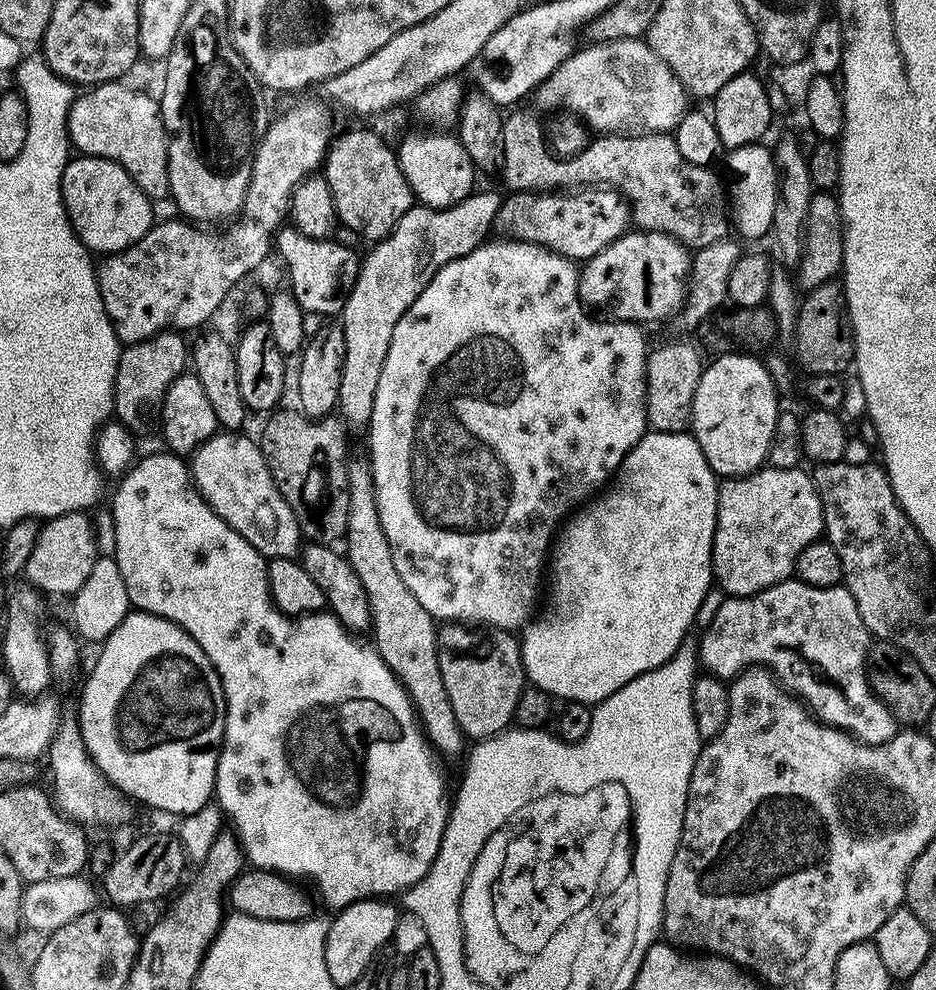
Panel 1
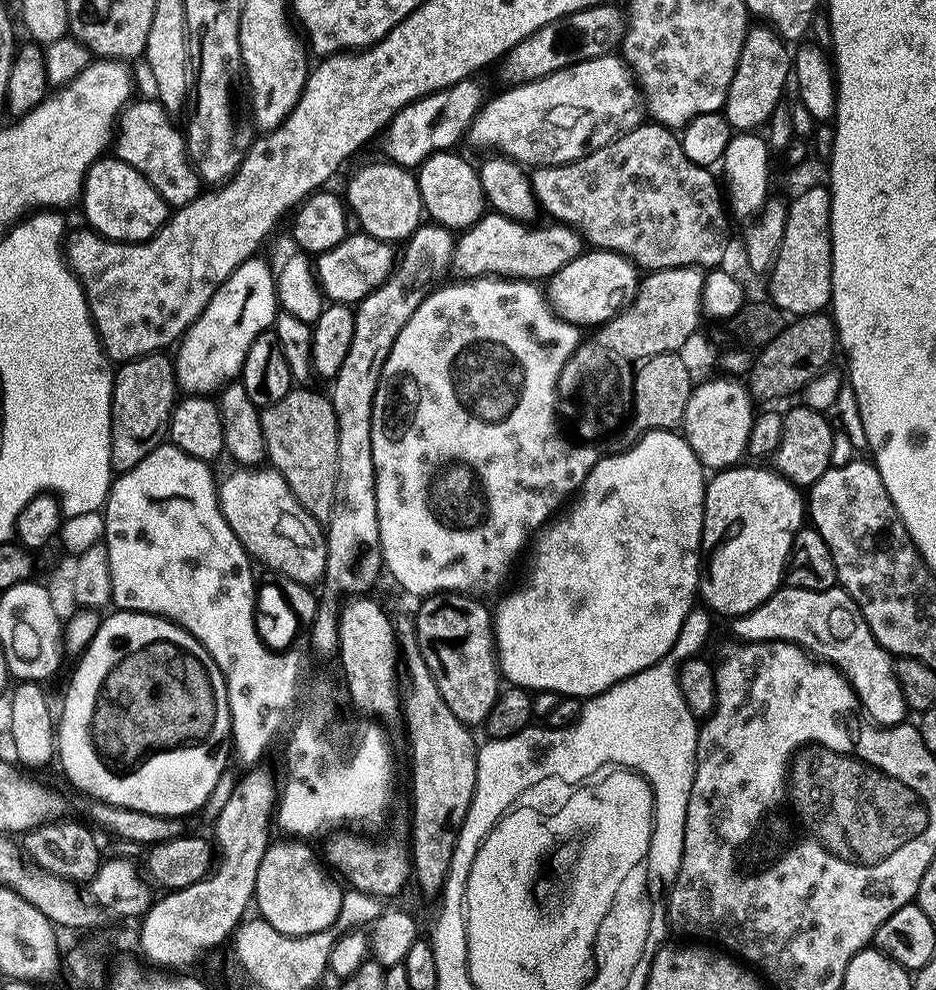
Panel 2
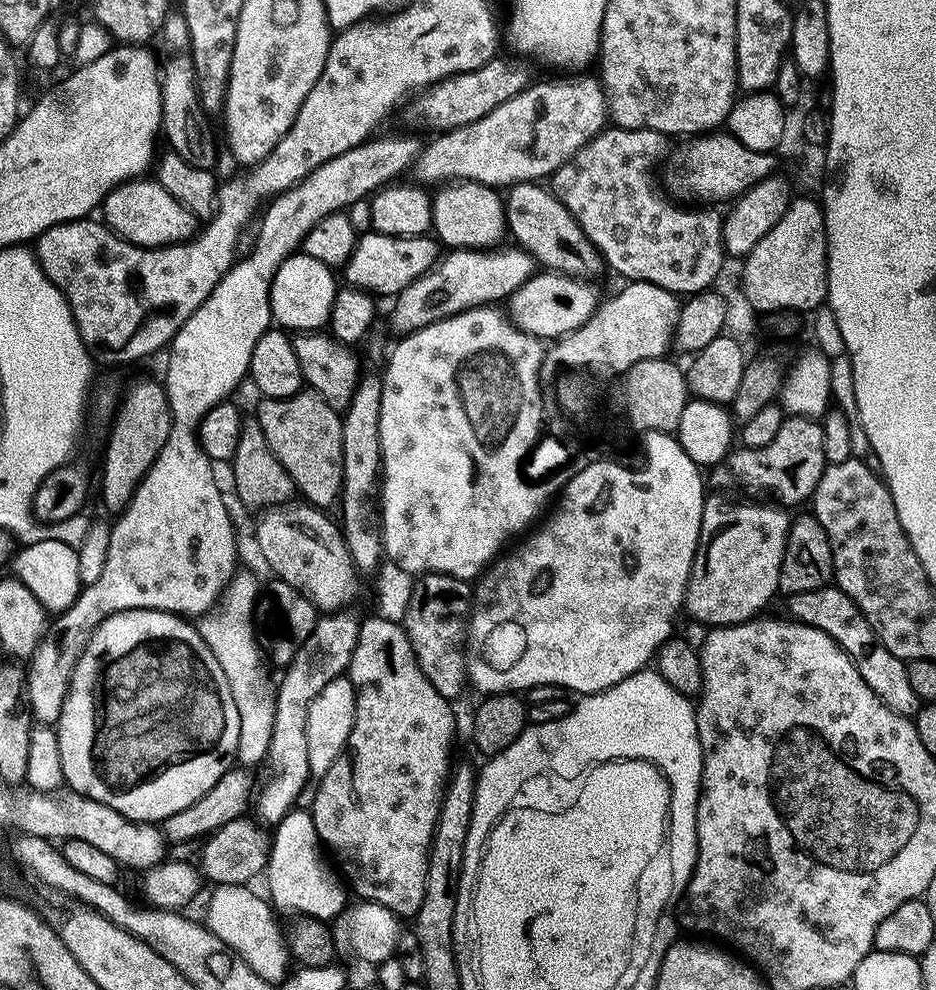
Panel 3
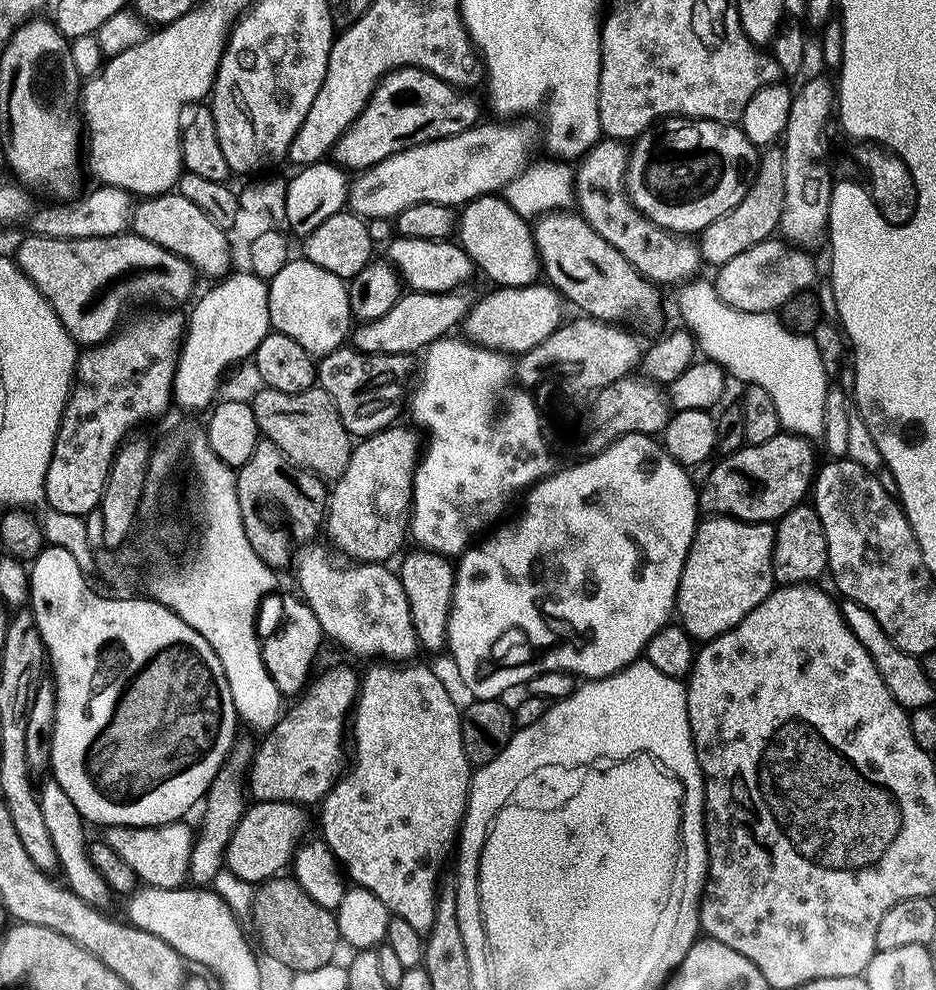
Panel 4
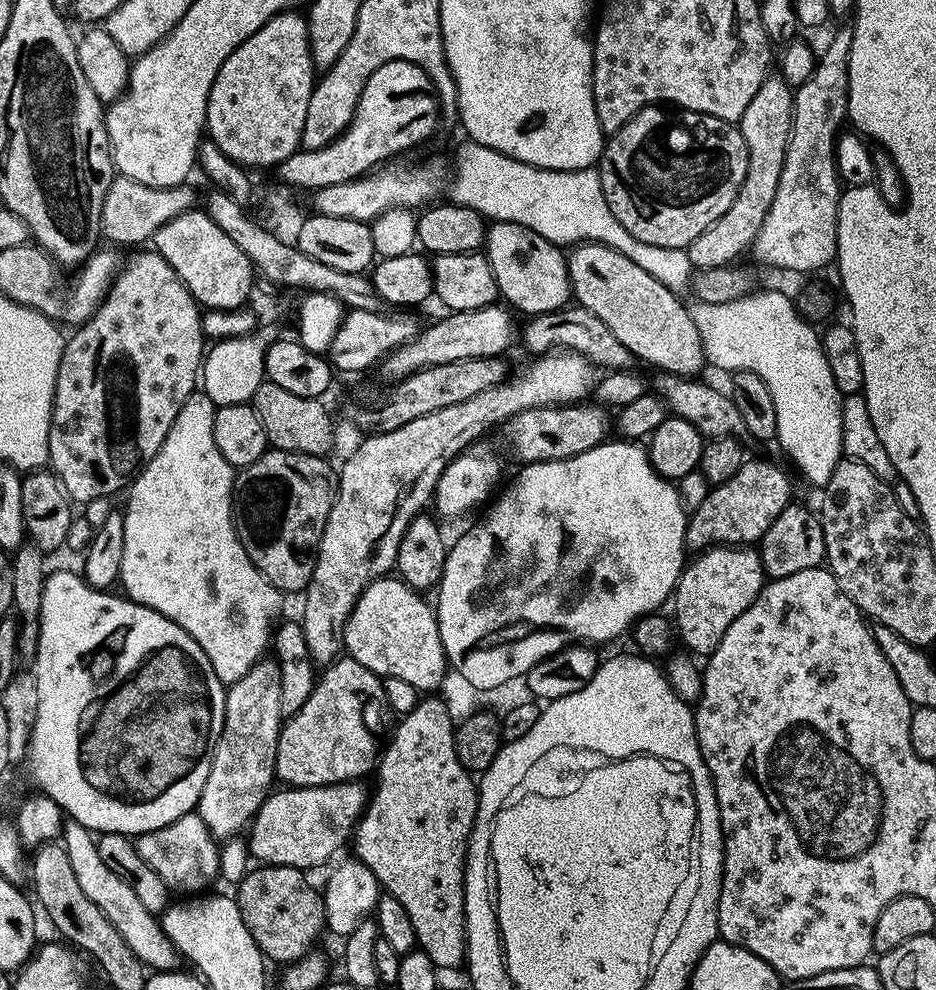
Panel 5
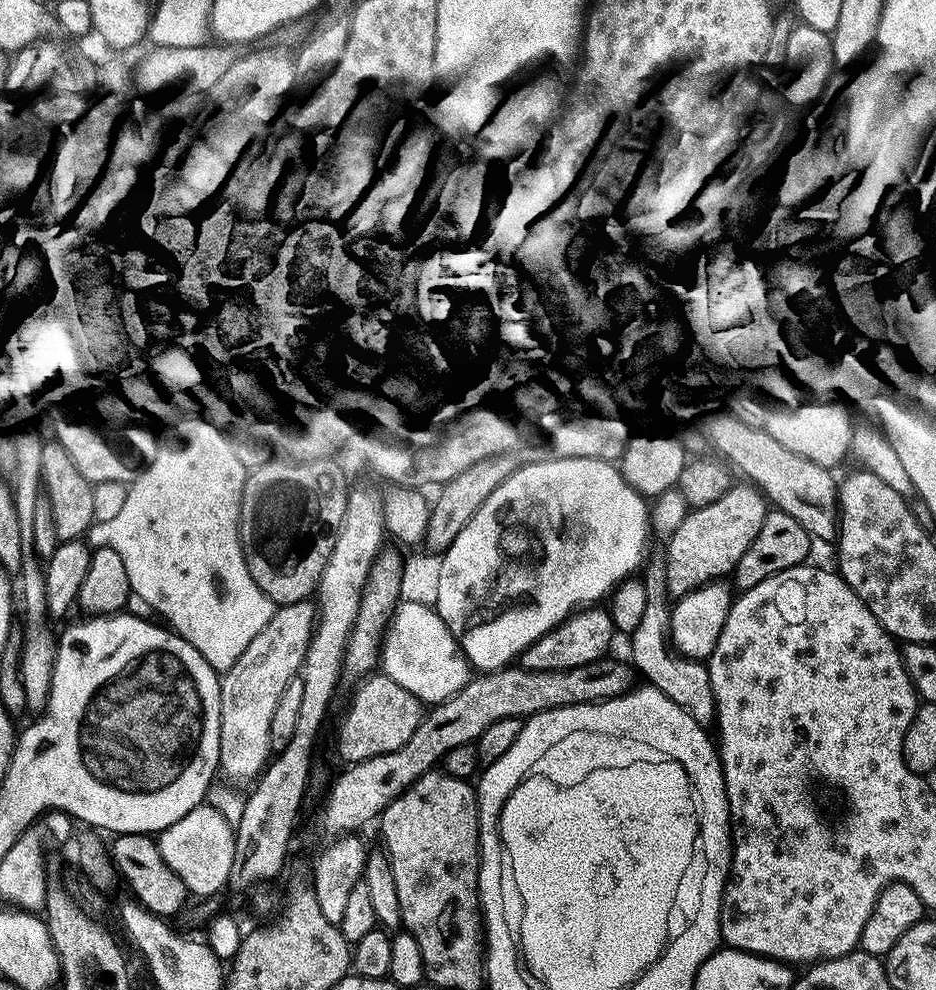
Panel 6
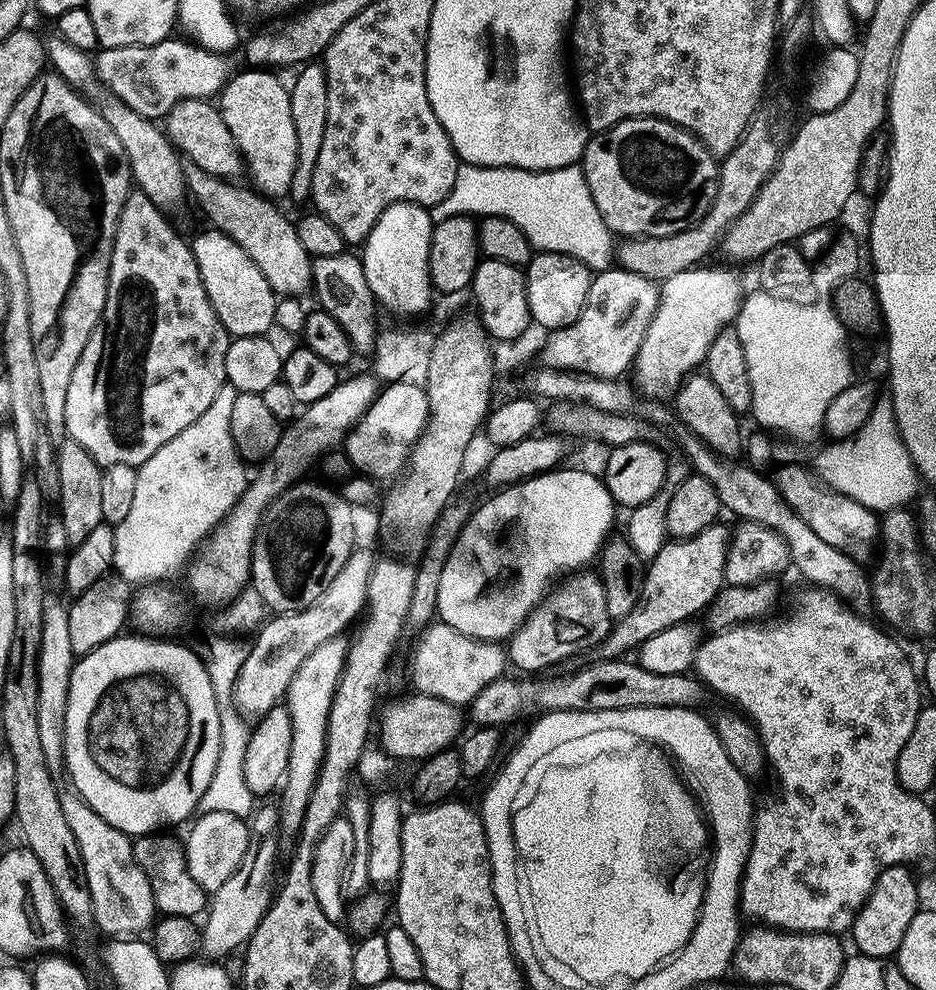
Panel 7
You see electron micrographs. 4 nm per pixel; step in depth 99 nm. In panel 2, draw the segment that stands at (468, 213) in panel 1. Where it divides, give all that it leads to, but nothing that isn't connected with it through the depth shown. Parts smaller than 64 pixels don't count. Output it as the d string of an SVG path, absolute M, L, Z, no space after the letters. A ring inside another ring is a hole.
M425 222L411 240L403 245L392 276L378 290L355 305L354 342L346 353L342 370L331 381L330 399L334 418L338 418L338 478L334 494L334 510L326 522L328 563L324 580L336 592L368 594L376 579L382 576L380 527L378 526L378 494L374 470L372 415L374 394L386 366L386 358L394 346L394 338L402 334L402 326L416 315L421 302L428 299L434 286L445 279L452 262L454 236L435 222Z

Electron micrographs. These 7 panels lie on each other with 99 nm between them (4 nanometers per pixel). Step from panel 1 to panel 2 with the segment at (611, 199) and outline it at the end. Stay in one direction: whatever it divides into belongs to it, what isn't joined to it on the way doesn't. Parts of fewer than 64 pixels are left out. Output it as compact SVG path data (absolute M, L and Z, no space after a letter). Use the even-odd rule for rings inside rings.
M495 210L485 211L477 224L473 224L472 227L463 229L459 233L452 250L451 271L453 273L456 271L460 275L457 277L460 278L503 276L513 280L547 281L558 270L562 270L562 266L566 266L566 262L574 262L574 258L578 258L580 253L585 251L586 244L575 227L559 222L540 223L515 220L509 216L503 216Z

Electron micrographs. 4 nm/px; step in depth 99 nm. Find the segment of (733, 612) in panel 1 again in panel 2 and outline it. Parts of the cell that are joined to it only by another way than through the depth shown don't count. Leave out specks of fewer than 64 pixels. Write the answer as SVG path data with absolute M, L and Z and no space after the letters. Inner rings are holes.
M781 588L762 606L731 621L735 639L753 644L767 640L785 640L798 645L815 659L833 666L848 679L860 699L863 715L881 728L893 728L909 719L910 709L902 694L902 686L896 677L896 665L892 653L874 638L866 618L862 618L860 607L843 588L826 590L802 590Z

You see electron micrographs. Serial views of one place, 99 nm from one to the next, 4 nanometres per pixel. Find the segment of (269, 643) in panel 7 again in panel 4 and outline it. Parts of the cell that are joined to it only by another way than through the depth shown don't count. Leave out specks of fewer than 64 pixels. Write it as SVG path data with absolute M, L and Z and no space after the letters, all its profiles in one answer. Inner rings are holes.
M243 742L237 743L228 759L224 761L224 767L221 768L220 773L212 780L208 794L202 801L204 825L201 826L200 832L198 828L195 833L192 845L192 861L188 863L187 879L193 885L211 885L215 875L222 869L224 851L230 842L230 834L234 834L234 826L238 826L246 807L245 776L249 770L249 764L252 762L253 753L251 747L248 749Z

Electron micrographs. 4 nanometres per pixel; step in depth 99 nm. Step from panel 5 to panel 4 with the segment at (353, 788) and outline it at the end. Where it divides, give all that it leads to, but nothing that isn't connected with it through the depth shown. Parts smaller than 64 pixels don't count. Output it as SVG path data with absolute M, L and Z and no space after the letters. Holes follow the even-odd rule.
M286 801L249 803L238 826L234 826L234 834L230 834L230 842L224 851L223 863L226 868L253 886L283 873L283 868L287 869L293 863L293 856L301 843L304 812L301 805Z

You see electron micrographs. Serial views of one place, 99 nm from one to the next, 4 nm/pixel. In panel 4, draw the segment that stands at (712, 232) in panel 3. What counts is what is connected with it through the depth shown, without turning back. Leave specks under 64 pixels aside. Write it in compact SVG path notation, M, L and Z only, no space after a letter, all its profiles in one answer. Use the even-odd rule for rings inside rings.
M607 138L599 139L591 149L580 157L574 168L574 204L578 209L579 215L590 225L595 232L602 234L630 266L634 266L640 272L641 276L646 277L657 286L664 284L679 285L681 282L687 282L697 275L696 272L702 267L699 243L691 235L680 234L673 235L667 232L662 226L658 226L647 220L638 209L628 200L628 194L624 191L624 170L628 165L628 148L621 141L609 140Z

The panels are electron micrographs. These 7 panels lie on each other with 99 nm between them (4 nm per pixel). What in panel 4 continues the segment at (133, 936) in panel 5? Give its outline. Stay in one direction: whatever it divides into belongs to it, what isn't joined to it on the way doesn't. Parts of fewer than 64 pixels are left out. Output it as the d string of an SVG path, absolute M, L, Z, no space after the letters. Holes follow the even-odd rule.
M48 778L48 781L41 788L39 785L38 799L43 821L49 831L50 839L54 844L54 851L57 854L59 871L64 871L63 883L71 892L78 894L78 898L82 898L86 903L91 904L93 908L107 909L109 907L107 904L110 889L108 883L102 878L102 874L98 874L94 862L90 862L88 857L89 841L84 840L84 827L86 827L84 817L76 809L74 802L70 802L66 790L62 790L62 786L58 786L55 778Z

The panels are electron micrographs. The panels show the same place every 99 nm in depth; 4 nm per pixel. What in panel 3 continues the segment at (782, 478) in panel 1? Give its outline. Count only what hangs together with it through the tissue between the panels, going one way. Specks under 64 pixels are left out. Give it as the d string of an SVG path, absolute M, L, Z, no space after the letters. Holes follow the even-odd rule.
M732 494L712 495L704 501L700 542L696 545L688 589L684 592L684 608L694 619L701 620L707 626L744 624L759 617L767 609L764 607L771 602L772 595L777 595L780 586L778 574L782 566L782 554L786 550L790 516L783 507L772 502L757 502L752 498L737 498Z

